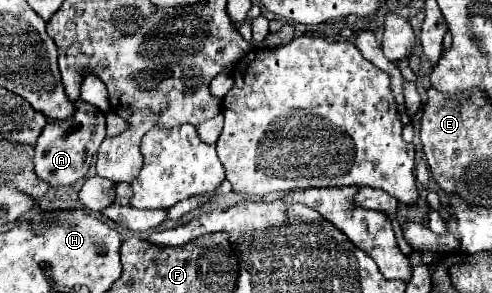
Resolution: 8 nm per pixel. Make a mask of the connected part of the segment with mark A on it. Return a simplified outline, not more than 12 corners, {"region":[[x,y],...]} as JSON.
{"region":[[77,103],[35,143],[35,173],[51,187],[87,173],[105,139],[103,111]]}

